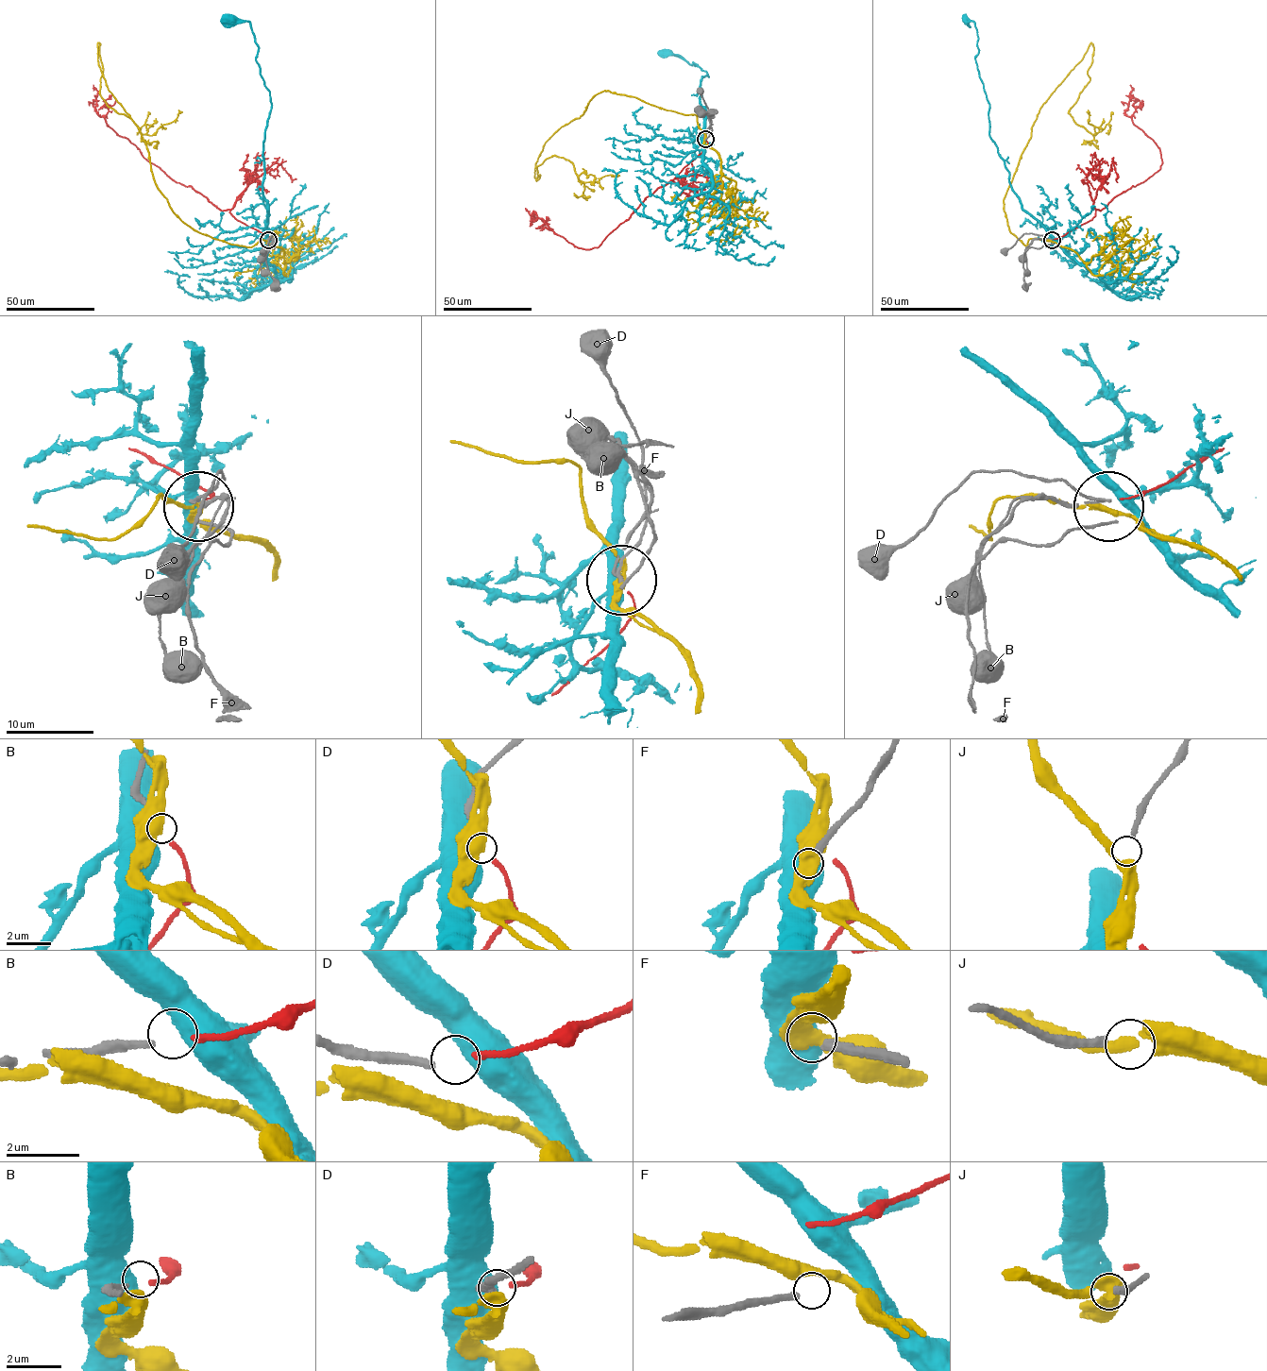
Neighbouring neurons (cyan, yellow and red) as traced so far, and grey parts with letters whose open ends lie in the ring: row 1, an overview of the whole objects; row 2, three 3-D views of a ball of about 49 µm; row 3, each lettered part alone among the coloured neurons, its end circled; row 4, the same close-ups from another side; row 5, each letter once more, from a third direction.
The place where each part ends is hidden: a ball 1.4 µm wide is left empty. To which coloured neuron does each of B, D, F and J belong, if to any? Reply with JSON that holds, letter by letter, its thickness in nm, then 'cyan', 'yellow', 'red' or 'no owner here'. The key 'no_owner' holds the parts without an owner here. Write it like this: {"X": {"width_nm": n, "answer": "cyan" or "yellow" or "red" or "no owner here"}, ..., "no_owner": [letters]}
{"B": {"width_nm": 190, "answer": "red"}, "D": {"width_nm": 240, "answer": "no owner here"}, "F": {"width_nm": 280, "answer": "no owner here"}, "J": {"width_nm": 200, "answer": "yellow"}, "no_owner": ["D", "F"]}

